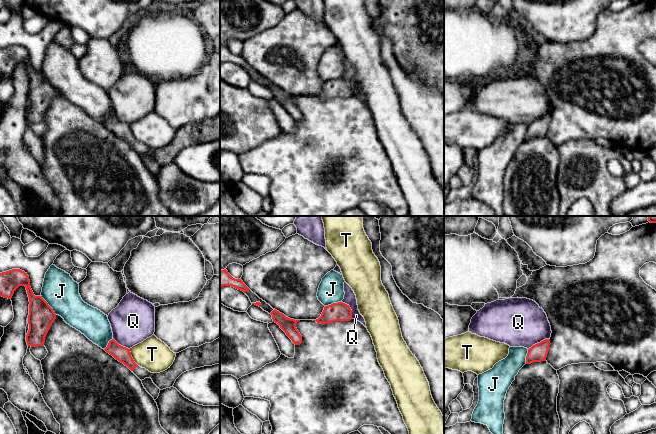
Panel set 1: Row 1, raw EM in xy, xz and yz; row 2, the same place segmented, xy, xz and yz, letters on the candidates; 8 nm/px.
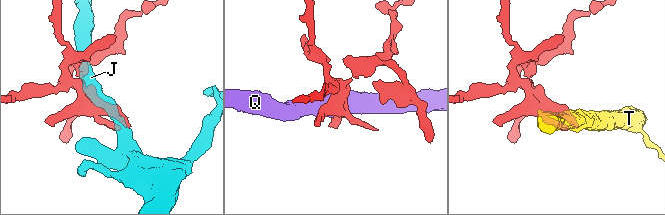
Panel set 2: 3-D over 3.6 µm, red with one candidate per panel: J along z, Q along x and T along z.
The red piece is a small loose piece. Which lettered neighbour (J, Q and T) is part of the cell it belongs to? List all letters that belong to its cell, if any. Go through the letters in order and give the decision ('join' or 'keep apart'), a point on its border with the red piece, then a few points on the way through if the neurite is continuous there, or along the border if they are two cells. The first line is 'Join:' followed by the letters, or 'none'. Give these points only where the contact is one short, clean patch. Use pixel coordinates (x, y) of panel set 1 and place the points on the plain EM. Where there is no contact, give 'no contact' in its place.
Join: none
J: keep apart; contact xy (48, 81)
Q: keep apart; contact yz (538, 119); border yz (549, 114), (533, 120), (528, 125)
T: keep apart; contact xy (131, 133); border xy (129, 125), (132, 135), (138, 141)

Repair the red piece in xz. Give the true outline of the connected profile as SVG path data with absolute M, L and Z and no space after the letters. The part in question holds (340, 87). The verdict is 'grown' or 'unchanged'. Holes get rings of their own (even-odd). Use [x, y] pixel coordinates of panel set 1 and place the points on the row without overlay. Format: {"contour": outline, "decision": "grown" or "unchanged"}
{"contour": "M338 78L325 82L321 92L313 97L320 100L332 99L335 97L350 97L352 95L352 86L349 81Z", "decision": "unchanged"}

